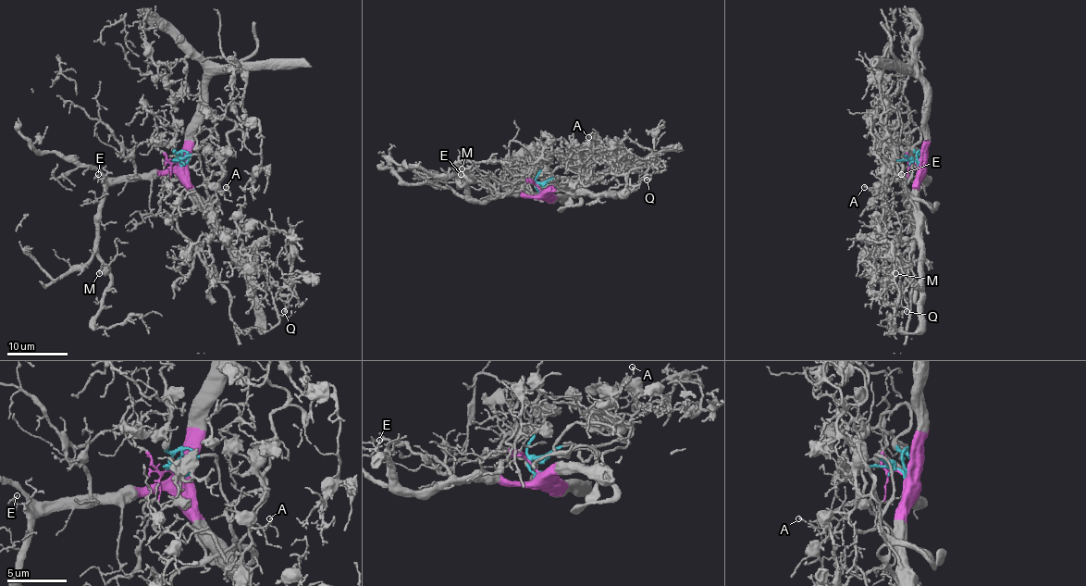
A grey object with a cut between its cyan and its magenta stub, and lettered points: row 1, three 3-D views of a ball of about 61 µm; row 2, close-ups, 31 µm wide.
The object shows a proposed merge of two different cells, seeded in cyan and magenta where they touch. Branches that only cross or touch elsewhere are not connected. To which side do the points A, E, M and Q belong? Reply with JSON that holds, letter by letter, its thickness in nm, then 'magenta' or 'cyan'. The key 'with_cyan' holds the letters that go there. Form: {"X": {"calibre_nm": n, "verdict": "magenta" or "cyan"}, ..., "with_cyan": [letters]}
{"A": {"calibre_nm": 120, "verdict": "cyan"}, "E": {"calibre_nm": 110, "verdict": "magenta"}, "M": {"calibre_nm": 140, "verdict": "magenta"}, "Q": {"calibre_nm": 100, "verdict": "cyan"}, "with_cyan": ["A", "Q"]}

